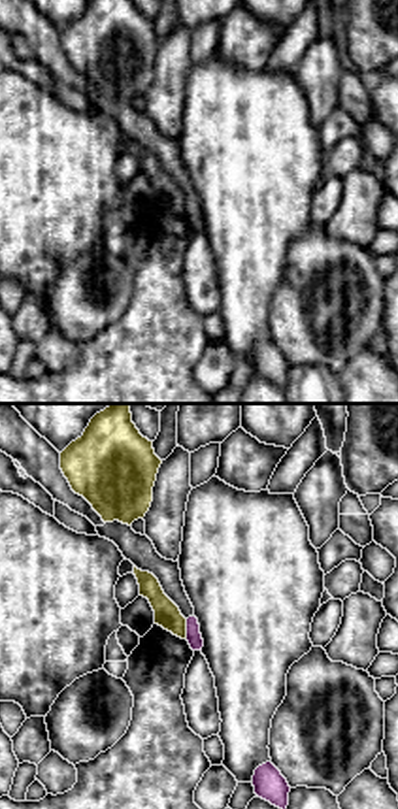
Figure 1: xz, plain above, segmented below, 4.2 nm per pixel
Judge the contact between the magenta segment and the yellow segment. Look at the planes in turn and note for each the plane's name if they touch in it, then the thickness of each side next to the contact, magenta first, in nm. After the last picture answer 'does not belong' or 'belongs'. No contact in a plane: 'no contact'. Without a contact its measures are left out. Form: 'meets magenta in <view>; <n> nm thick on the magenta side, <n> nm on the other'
meets magenta in xz; 70 nm thick on the magenta side, 110 nm on the other

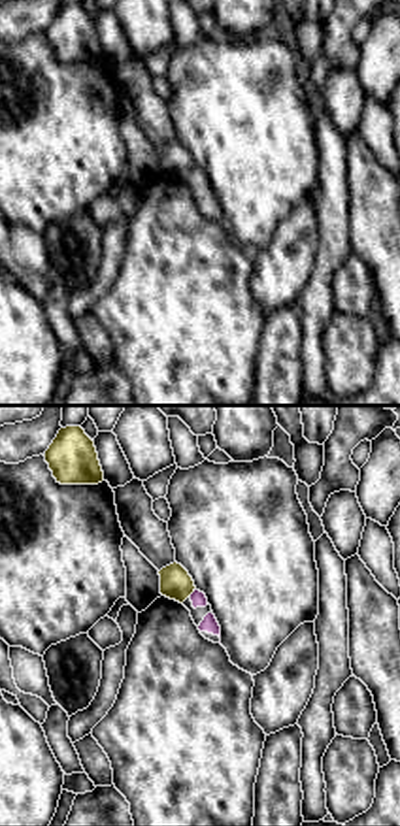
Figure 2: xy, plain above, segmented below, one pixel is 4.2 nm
meets magenta in xy; 70 nm thick on the magenta side, 140 nm on the other

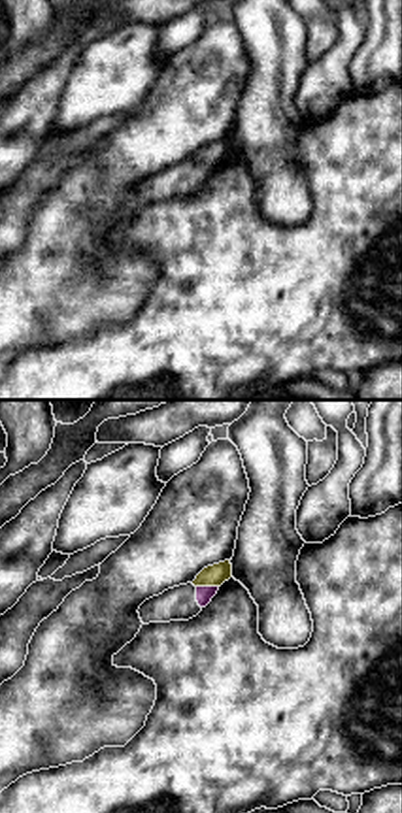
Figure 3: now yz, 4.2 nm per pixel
meets magenta in yz; 70 nm thick on the magenta side, 100 nm on the other

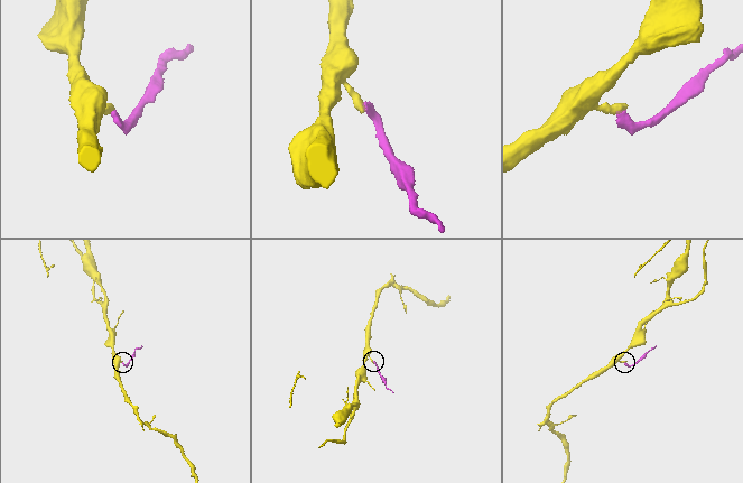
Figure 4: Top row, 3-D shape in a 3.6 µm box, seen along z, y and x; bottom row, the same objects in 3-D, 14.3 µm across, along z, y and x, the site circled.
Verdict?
does not belong

